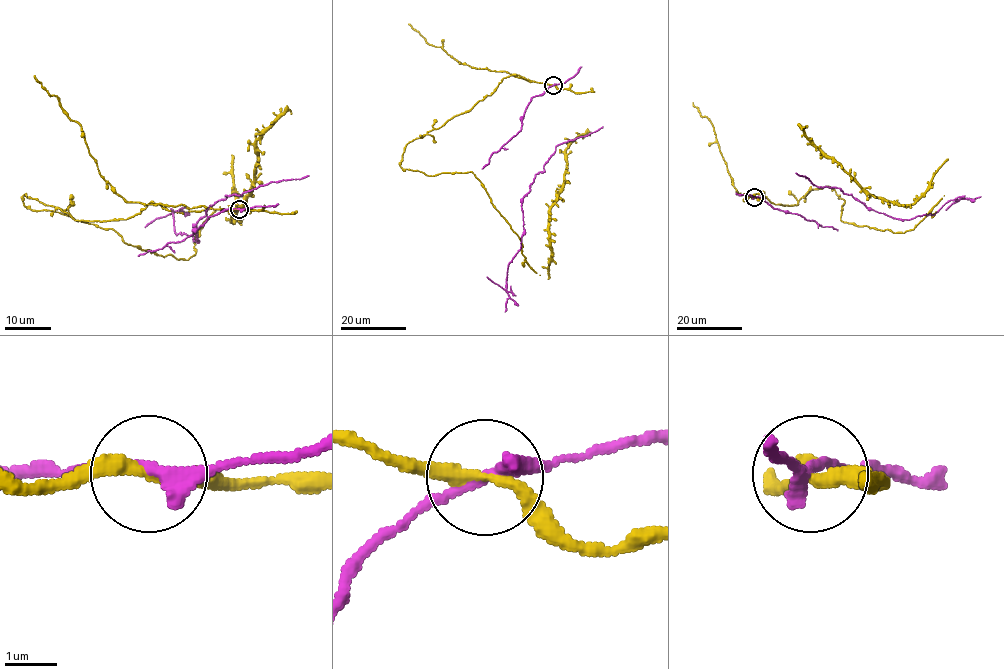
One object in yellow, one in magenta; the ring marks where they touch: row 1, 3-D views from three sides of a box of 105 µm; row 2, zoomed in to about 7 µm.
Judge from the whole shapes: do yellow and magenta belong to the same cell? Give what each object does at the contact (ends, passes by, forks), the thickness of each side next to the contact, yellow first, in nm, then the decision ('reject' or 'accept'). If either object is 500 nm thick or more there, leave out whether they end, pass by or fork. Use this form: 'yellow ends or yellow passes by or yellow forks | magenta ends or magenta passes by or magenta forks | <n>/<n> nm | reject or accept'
yellow passes by | magenta passes by | 240/280 nm | reject

